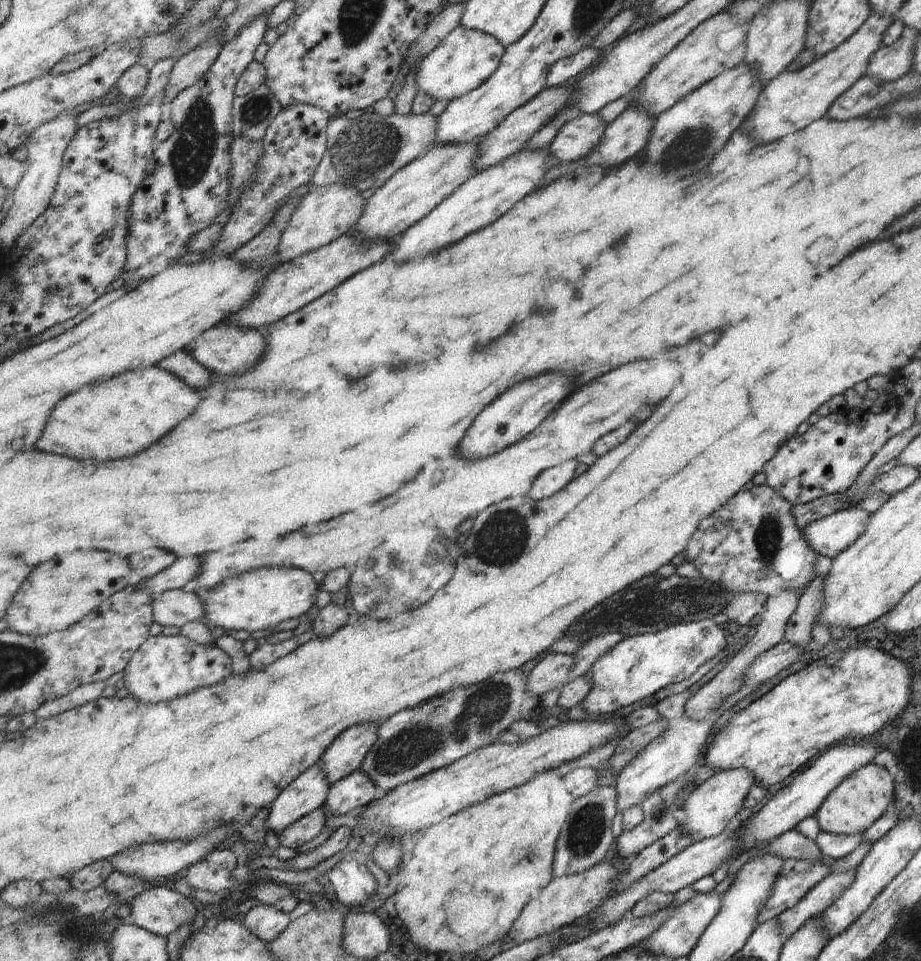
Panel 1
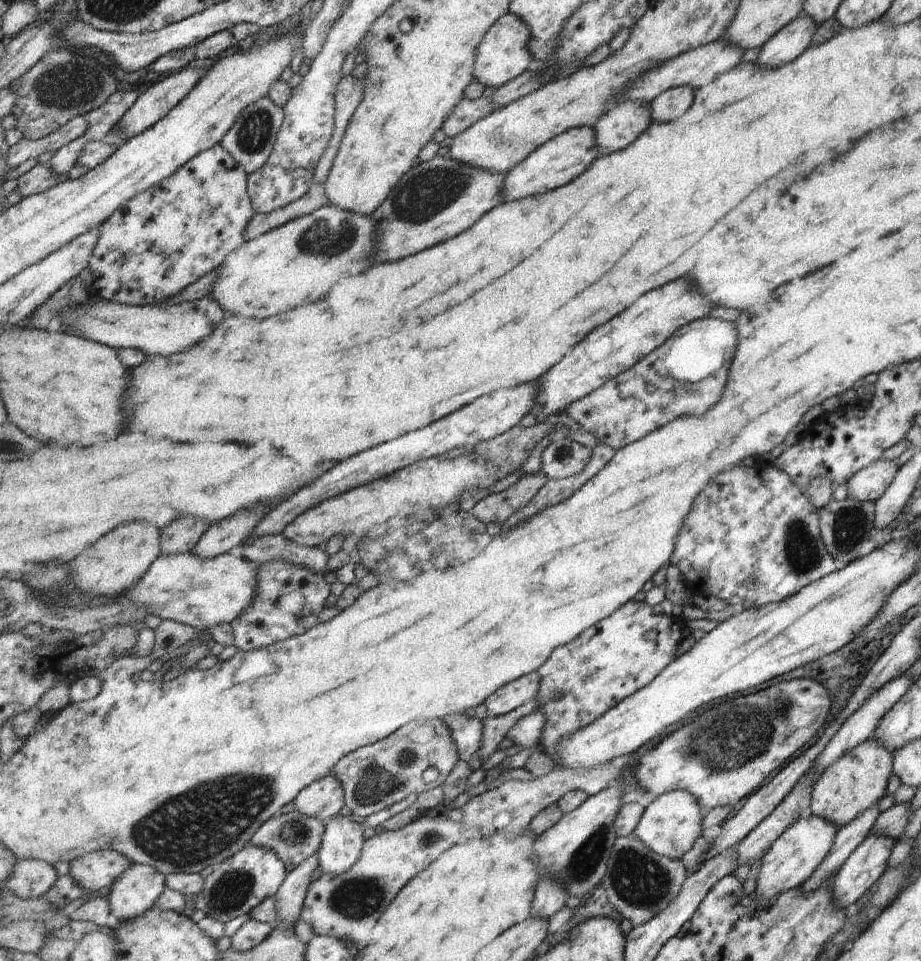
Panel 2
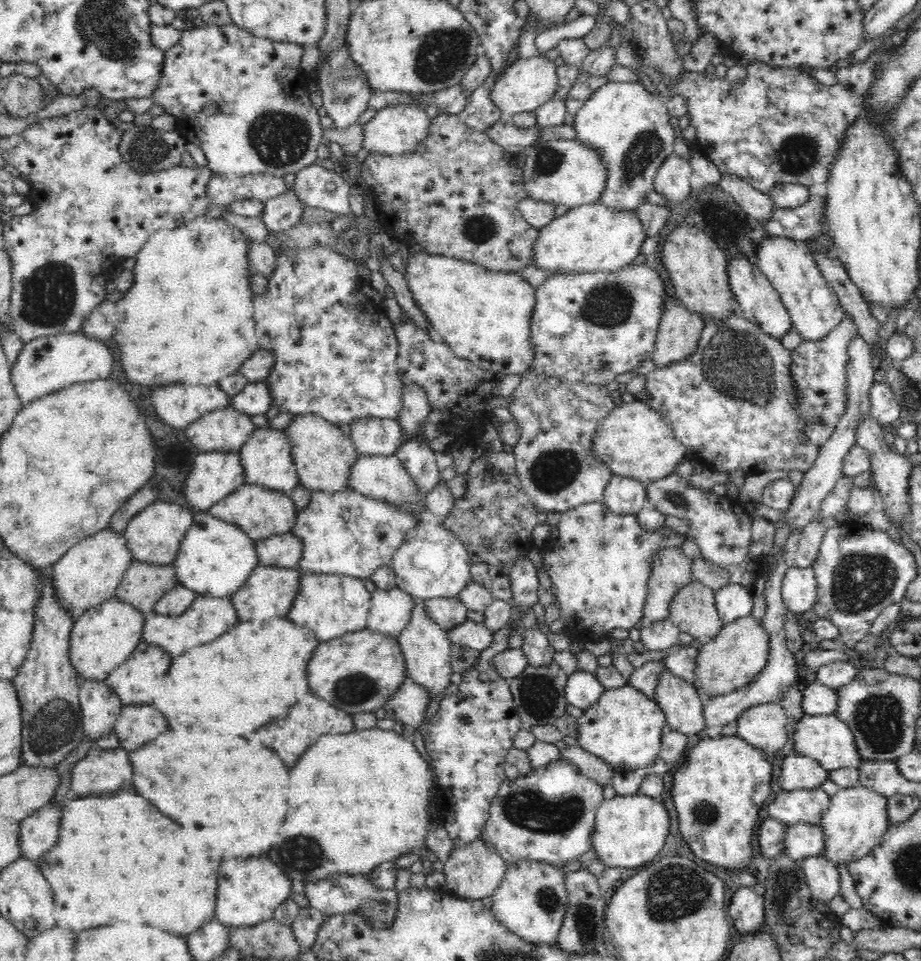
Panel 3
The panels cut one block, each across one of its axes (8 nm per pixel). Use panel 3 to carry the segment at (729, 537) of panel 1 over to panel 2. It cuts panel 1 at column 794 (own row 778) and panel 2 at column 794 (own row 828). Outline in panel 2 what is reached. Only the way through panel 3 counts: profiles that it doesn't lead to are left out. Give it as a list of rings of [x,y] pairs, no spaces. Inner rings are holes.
[[[755,461],[751,466],[740,463],[722,470],[712,478],[712,481],[708,482],[708,485],[704,486],[699,494],[696,494],[695,501],[692,502],[692,508],[689,509],[689,514],[685,517],[681,532],[677,537],[676,549],[670,558],[670,564],[676,566],[680,571],[683,588],[689,594],[711,595],[723,600],[727,605],[741,605],[746,608],[751,605],[751,607],[758,607],[767,603],[779,602],[781,599],[795,594],[802,586],[808,585],[810,582],[836,570],[835,561],[827,554],[824,544],[821,542],[816,508],[809,504],[809,501],[803,496],[802,490],[785,473],[777,470],[772,464],[761,461]]]

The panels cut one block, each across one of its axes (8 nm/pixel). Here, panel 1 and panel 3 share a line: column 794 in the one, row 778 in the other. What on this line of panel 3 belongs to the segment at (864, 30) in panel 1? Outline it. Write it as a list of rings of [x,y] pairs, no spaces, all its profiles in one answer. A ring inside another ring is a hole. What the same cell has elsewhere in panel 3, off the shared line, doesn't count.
[[[94,746],[87,752],[86,757],[76,762],[72,768],[72,796],[94,797],[130,788],[133,778],[129,754],[122,747],[104,750]]]

